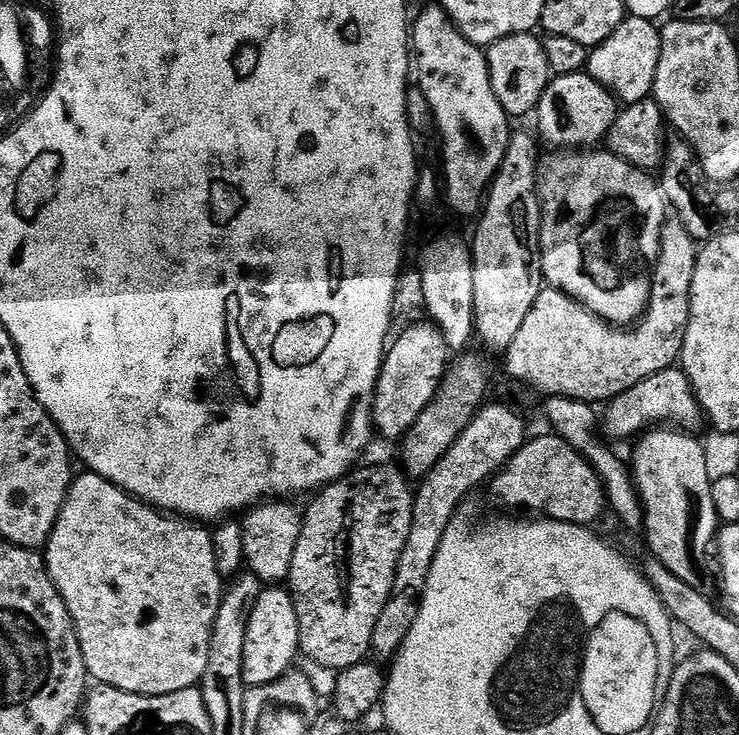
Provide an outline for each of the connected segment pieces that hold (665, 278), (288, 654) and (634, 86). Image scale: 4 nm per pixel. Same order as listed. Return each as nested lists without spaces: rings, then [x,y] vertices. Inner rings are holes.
[[[672,214],[664,221],[660,239],[660,257],[652,278],[652,299],[644,317],[635,330],[617,330],[600,317],[595,317],[579,302],[572,300],[564,292],[551,286],[540,289],[537,300],[522,322],[522,330],[514,334],[514,342],[506,349],[508,372],[516,380],[521,380],[528,388],[541,392],[541,397],[565,396],[571,400],[586,400],[599,404],[610,402],[637,385],[638,382],[673,367],[680,357],[689,326],[690,286],[694,282],[694,270],[698,255],[698,242],[686,230],[680,217]]]
[[[280,586],[263,589],[255,602],[254,610],[248,616],[245,649],[242,654],[245,687],[268,685],[284,676],[293,667],[295,656],[299,655],[299,644],[297,610],[291,593]]]
[[[629,15],[597,48],[591,49],[596,56],[594,77],[607,92],[611,92],[621,105],[642,102],[652,96],[654,78],[658,74],[660,57],[660,28],[653,21]]]

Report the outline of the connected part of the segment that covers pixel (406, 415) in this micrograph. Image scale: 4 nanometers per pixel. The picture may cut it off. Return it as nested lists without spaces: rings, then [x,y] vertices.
[[[424,320],[406,329],[391,343],[380,368],[372,407],[373,427],[386,438],[401,439],[417,421],[418,414],[436,396],[450,360],[443,333],[433,322]]]

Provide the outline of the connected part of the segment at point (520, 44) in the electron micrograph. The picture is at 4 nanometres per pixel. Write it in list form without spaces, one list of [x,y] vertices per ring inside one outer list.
[[[523,32],[517,36],[507,36],[498,42],[487,45],[488,73],[494,86],[494,94],[509,117],[535,113],[540,99],[548,89],[550,73],[546,62],[546,50],[541,37]]]

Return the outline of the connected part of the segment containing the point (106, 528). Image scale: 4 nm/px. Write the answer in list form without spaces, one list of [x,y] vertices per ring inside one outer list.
[[[84,470],[81,473],[81,476],[79,473],[73,479],[72,486],[68,490],[68,496],[64,499],[64,505],[56,520],[52,537],[47,542],[43,557],[48,564],[50,578],[58,590],[58,594],[62,594],[62,598],[66,602],[66,610],[76,627],[82,658],[86,662],[89,677],[96,684],[114,686],[118,690],[126,690],[130,694],[139,696],[174,694],[178,690],[197,687],[204,679],[206,662],[210,658],[212,627],[222,599],[222,587],[220,588],[222,577],[216,565],[216,547],[212,545],[212,532],[204,529],[207,527],[197,526],[184,518],[173,518],[171,515],[153,508],[151,504],[137,500],[135,496],[123,492],[118,486],[114,486],[106,478],[99,476],[97,472]]]

